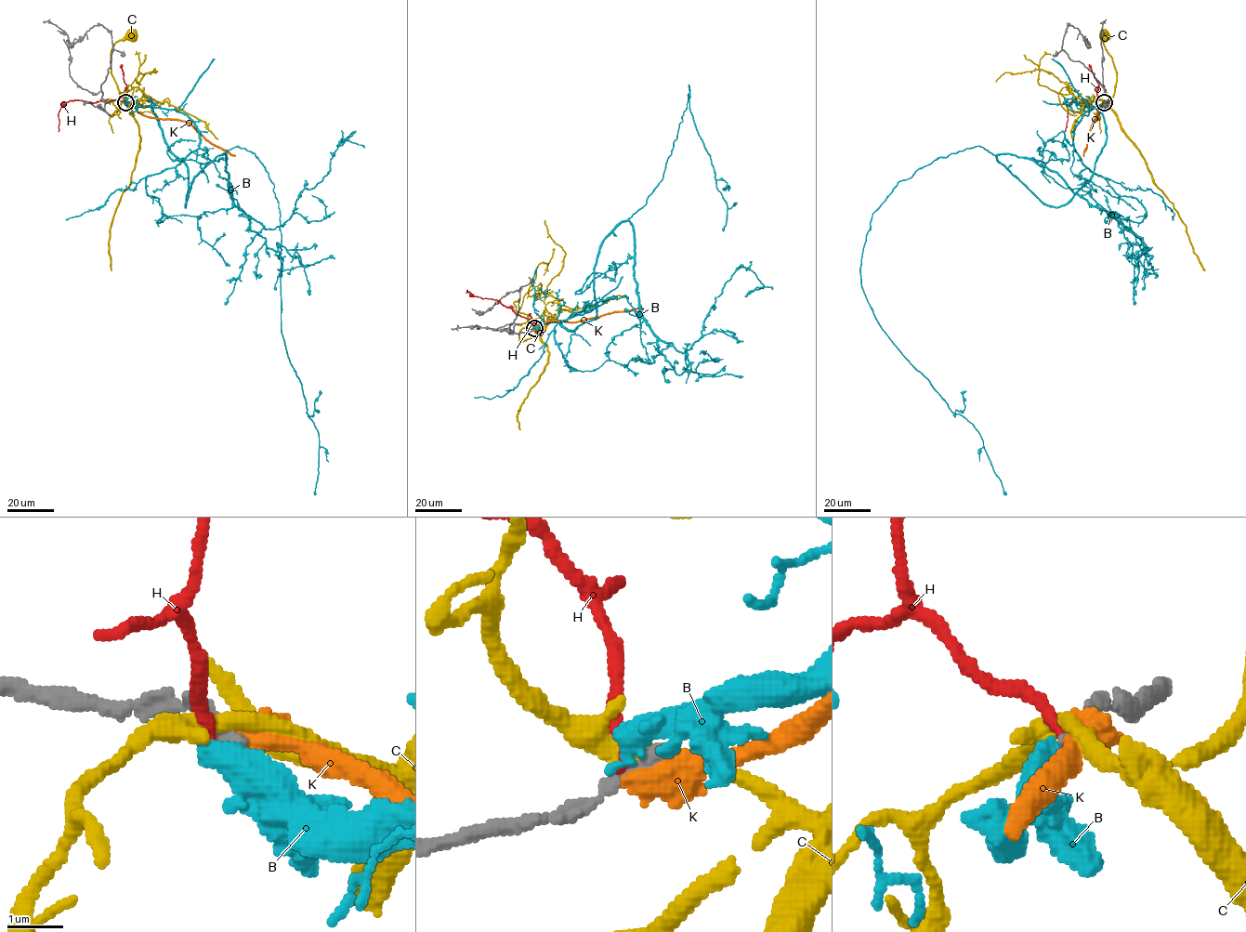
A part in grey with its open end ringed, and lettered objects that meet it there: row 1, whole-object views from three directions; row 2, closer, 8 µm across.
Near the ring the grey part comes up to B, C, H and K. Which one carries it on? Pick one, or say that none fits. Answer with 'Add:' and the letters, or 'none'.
Add: none

